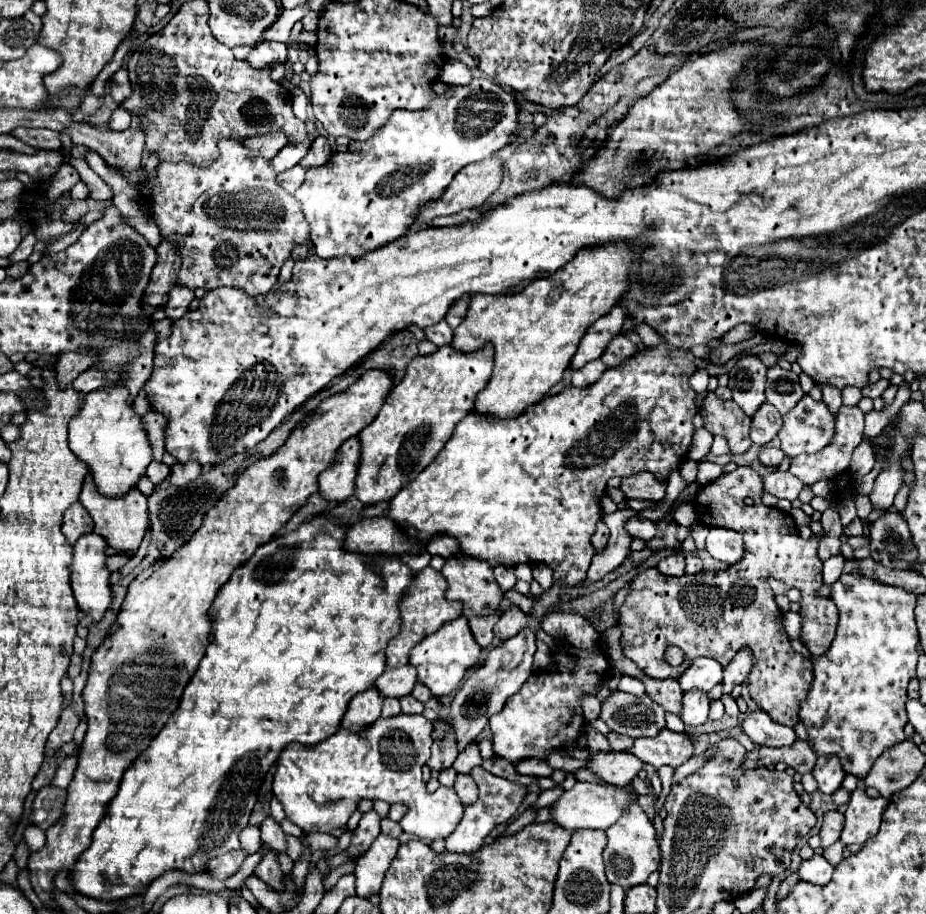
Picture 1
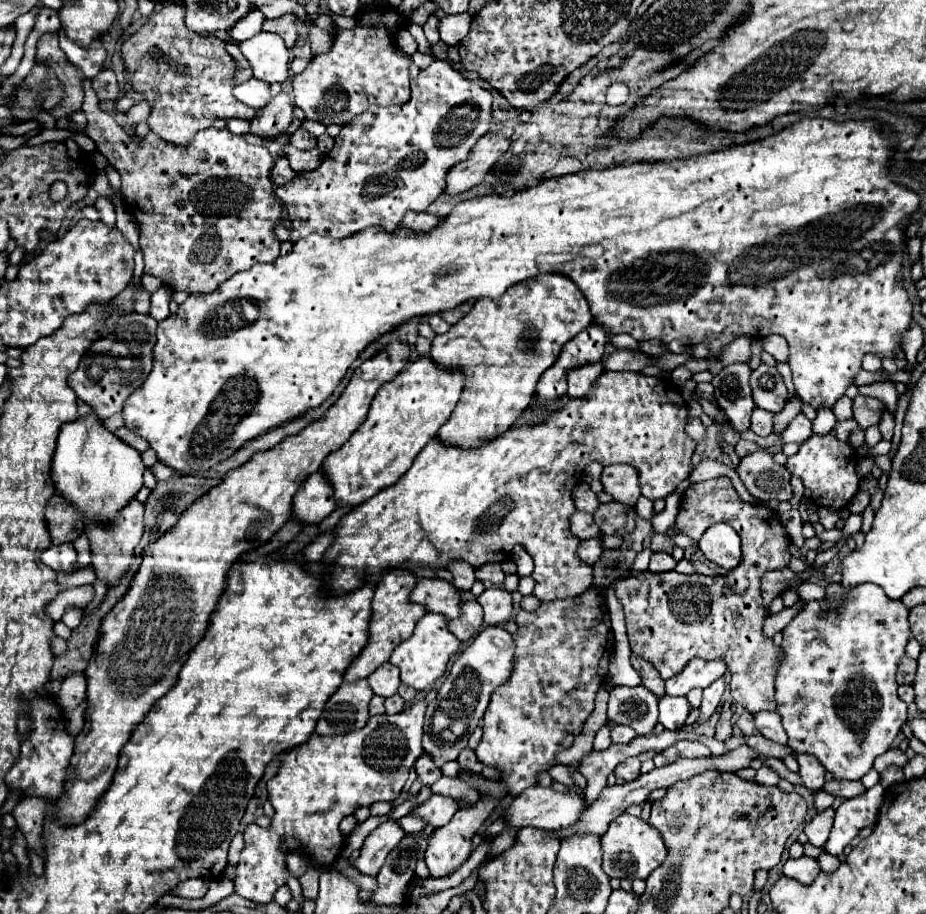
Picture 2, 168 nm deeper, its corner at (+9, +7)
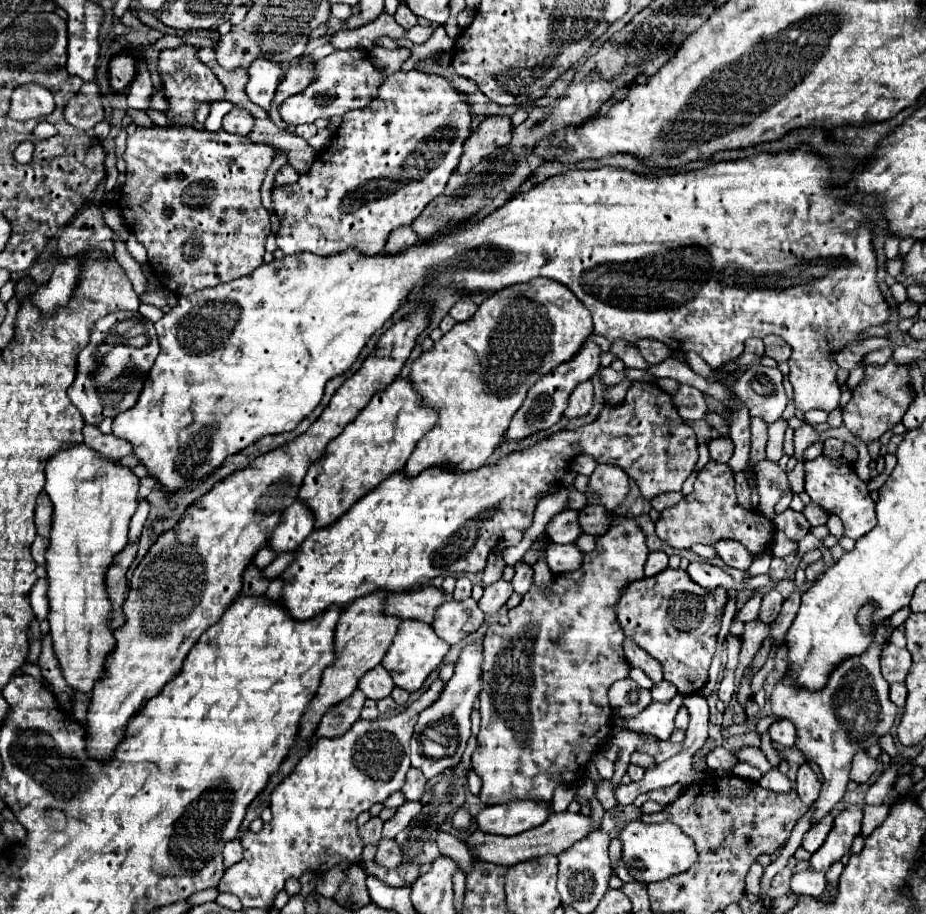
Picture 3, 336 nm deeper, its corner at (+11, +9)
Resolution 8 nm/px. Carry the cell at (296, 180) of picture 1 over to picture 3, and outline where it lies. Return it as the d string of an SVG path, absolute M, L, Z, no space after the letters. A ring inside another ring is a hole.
M282 165L276 173L276 185L292 185L294 181L298 181L298 173L290 167L290 165Z

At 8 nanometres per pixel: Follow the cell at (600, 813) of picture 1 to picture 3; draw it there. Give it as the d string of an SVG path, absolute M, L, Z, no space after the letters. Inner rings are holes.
M510 801L510 805L484 807L474 817L474 825L478 831L492 835L518 835L526 829L542 825L548 815L550 805L536 801Z

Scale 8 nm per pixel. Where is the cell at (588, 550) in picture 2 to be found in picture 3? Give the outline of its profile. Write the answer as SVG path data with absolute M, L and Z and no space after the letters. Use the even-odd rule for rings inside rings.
M550 543L550 549L546 549L546 561L548 561L552 573L574 571L582 565L582 553L578 551L578 547L574 543L570 543L570 545Z

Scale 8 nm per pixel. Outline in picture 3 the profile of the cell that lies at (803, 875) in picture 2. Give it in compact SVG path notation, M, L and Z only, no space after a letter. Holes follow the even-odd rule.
M800 871L792 877L792 891L794 893L802 893L802 895L812 895L812 897L820 897L826 889L826 877L822 873L816 871Z

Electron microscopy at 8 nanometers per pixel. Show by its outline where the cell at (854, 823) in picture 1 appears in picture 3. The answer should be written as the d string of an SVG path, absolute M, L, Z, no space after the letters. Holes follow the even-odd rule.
M848 807L834 819L834 827L830 835L826 837L824 845L812 855L810 869L826 873L836 861L840 861L844 855L848 855L854 837L860 833L862 821L862 809L860 807Z

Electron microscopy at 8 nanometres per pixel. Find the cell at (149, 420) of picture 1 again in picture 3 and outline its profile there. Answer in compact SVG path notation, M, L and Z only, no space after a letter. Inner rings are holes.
M86 425L82 433L84 433L84 443L90 445L90 449L94 449L100 457L116 461L116 459L122 459L124 455L130 453L130 443L128 441L118 439L114 435L104 435L94 425Z

